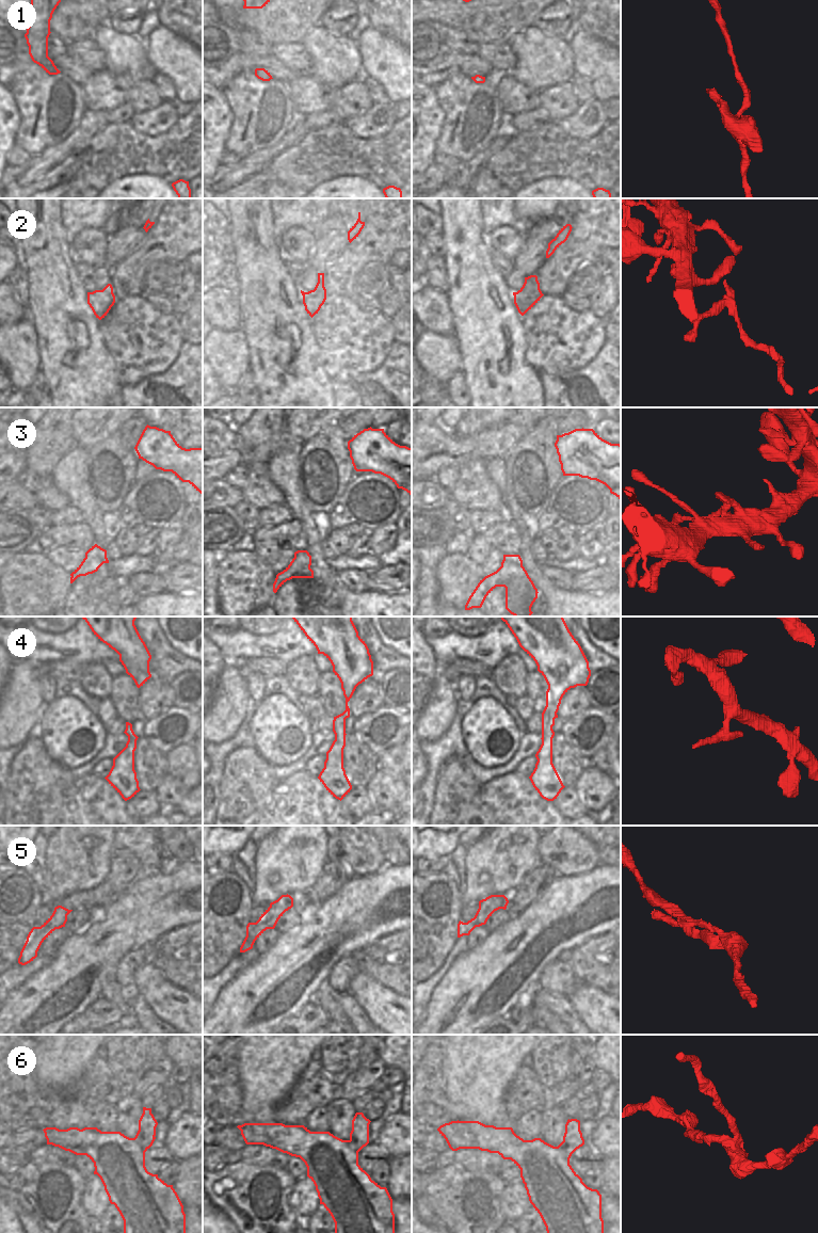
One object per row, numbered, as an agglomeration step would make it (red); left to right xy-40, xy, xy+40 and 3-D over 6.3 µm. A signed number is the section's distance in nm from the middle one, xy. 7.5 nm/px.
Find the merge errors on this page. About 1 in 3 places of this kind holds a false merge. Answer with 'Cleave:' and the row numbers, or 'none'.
Cleave: 2, 3, 4, 5, 6

